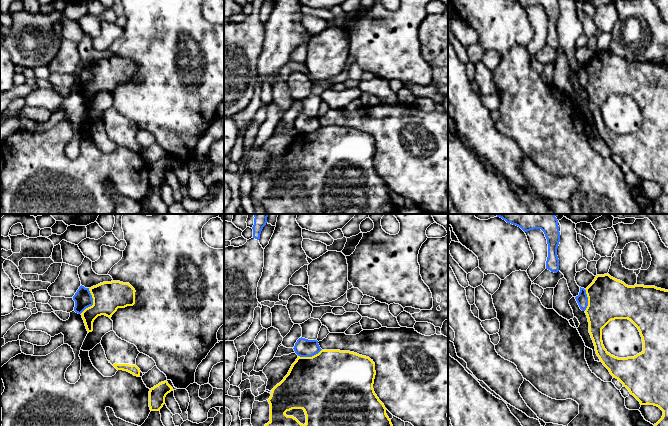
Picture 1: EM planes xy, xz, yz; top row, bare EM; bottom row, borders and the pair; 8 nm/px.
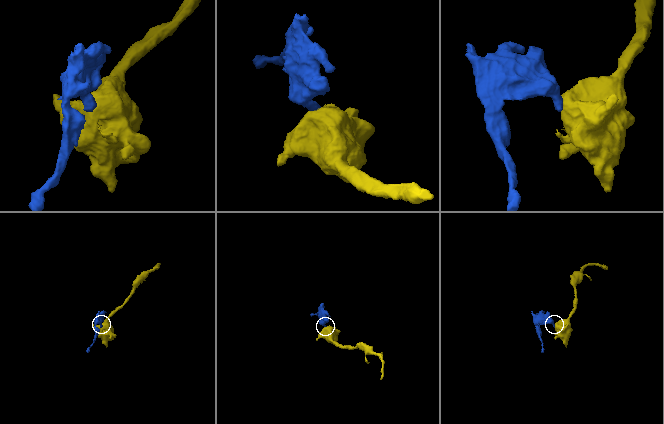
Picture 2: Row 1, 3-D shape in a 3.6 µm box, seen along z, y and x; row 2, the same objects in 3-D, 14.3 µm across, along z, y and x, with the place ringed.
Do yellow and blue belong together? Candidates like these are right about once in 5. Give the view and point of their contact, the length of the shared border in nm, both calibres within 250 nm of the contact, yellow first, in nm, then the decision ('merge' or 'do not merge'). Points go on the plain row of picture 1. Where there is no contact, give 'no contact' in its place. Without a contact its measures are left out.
xy (93, 78) | 220 nm | 240/150 nm | do not merge

